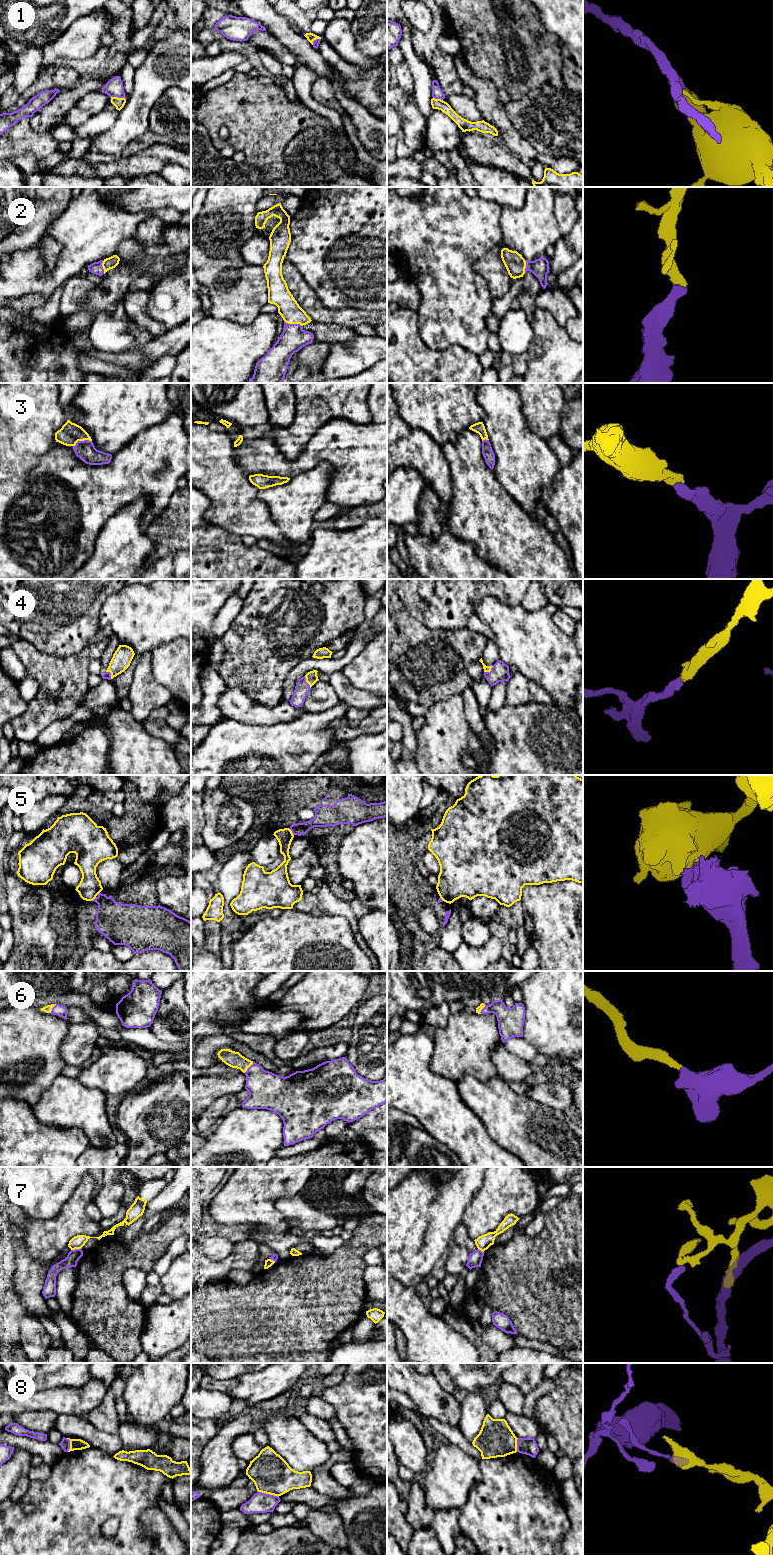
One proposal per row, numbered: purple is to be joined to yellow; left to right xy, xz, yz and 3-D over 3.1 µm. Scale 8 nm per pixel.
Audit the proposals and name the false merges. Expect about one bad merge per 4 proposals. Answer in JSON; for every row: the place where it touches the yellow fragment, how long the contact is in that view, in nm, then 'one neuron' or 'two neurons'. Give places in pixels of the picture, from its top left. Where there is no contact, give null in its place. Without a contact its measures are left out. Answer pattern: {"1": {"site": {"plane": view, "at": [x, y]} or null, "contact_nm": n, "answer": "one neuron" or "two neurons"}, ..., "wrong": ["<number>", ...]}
{"1": {"site": {"plane": "xy", "at": [117, 97]}, "contact_nm": 120, "answer": "two neurons"}, "2": {"site": {"plane": "xz", "at": [293, 323]}, "contact_nm": 150, "answer": "one neuron"}, "3": {"site": {"plane": "xy", "at": [82, 440]}, "contact_nm": 160, "answer": "one neuron"}, "4": {"site": {"plane": "xz", "at": [307, 682]}, "contact_nm": 120, "answer": "one neuron"}, "5": {"site": {"plane": "xz", "at": [291, 832]}, "contact_nm": 80, "answer": "two neurons"}, "6": {"site": {"plane": "xz", "at": [249, 1066]}, "contact_nm": 120, "answer": "one neuron"}, "7": {"site": {"plane": "xy", "at": [75, 1248]}, "contact_nm": 80, "answer": "two neurons"}, "8": {"site": {"plane": "xz", "at": [268, 1493]}, "contact_nm": 180, "answer": "two neurons"}, "wrong": ["1", "5", "7", "8"]}

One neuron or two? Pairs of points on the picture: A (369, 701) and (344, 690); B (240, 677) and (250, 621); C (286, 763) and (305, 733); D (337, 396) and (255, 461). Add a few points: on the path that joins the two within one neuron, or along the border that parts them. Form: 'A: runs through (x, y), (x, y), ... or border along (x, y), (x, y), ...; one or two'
A: runs through (363, 700), (350, 695); one
B: runs through (249, 663), (250, 635); one
C: runs through (285, 755), (285, 752), (297, 741); one
D: border along (263, 436), (268, 436), (287, 459), (296, 458); two

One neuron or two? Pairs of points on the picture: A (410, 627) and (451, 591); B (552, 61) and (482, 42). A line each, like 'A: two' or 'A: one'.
A: two
B: one

